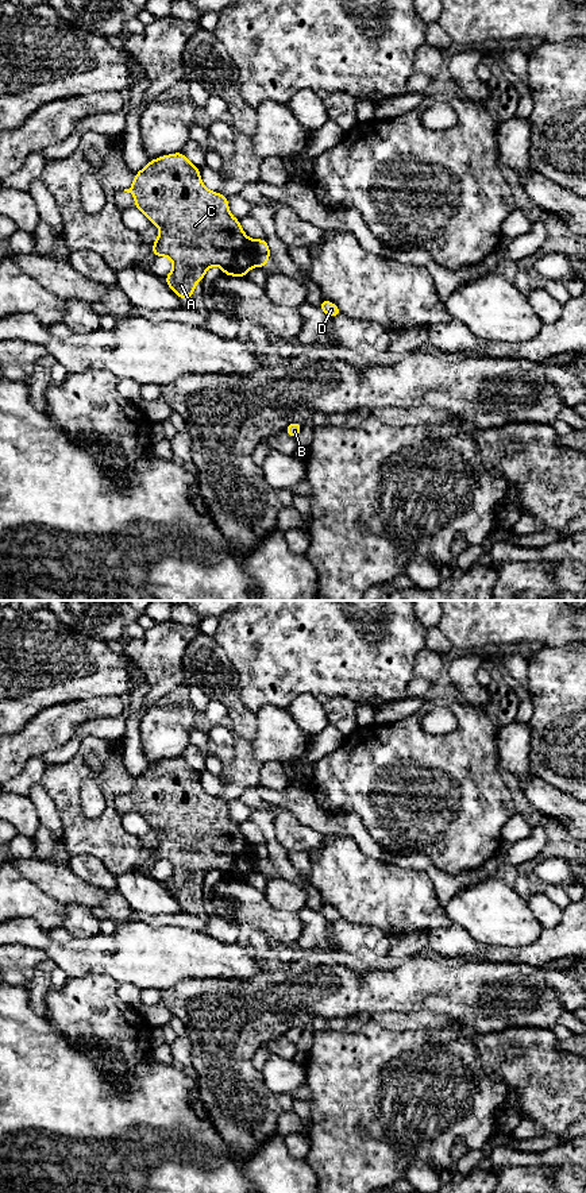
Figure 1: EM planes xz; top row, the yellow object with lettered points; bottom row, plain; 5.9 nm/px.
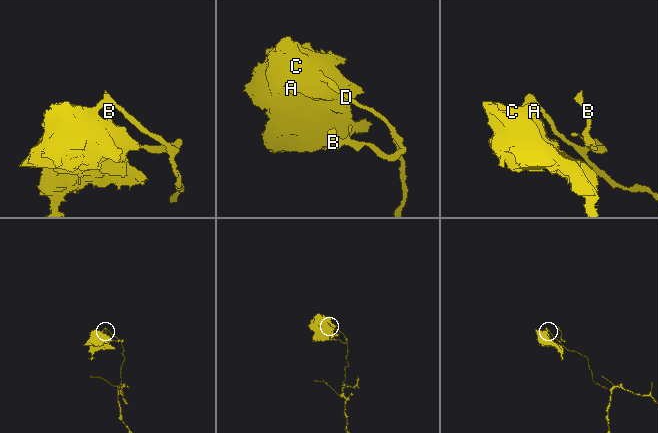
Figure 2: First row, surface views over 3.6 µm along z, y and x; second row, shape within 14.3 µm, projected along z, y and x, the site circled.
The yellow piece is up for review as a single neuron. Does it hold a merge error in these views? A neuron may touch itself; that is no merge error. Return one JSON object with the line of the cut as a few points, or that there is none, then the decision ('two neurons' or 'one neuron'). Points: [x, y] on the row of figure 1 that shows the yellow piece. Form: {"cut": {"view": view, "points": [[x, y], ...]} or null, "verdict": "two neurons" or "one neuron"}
{"cut": {"view": "xz", "points": [[255, 240], [253, 251], [254, 265]]}, "verdict": "two neurons"}

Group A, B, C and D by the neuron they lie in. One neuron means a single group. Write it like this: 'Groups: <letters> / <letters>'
Groups: A C / B D

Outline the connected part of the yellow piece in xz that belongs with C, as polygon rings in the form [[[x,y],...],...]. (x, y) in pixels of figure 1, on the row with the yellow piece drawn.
[[[181,151],[150,161],[135,174],[132,186],[124,192],[132,193],[134,208],[140,209],[151,224],[161,228],[151,254],[173,260],[173,270],[163,279],[180,298],[190,298],[194,285],[204,281],[204,274],[211,266],[220,266],[224,275],[243,278],[251,267],[255,267],[252,263],[255,240],[246,236],[239,219],[231,216],[228,198],[208,190],[203,185],[200,169]]]

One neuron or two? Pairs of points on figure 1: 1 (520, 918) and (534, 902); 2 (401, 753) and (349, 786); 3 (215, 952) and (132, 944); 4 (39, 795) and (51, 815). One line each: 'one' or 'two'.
1: two
2: one
3: one
4: one

